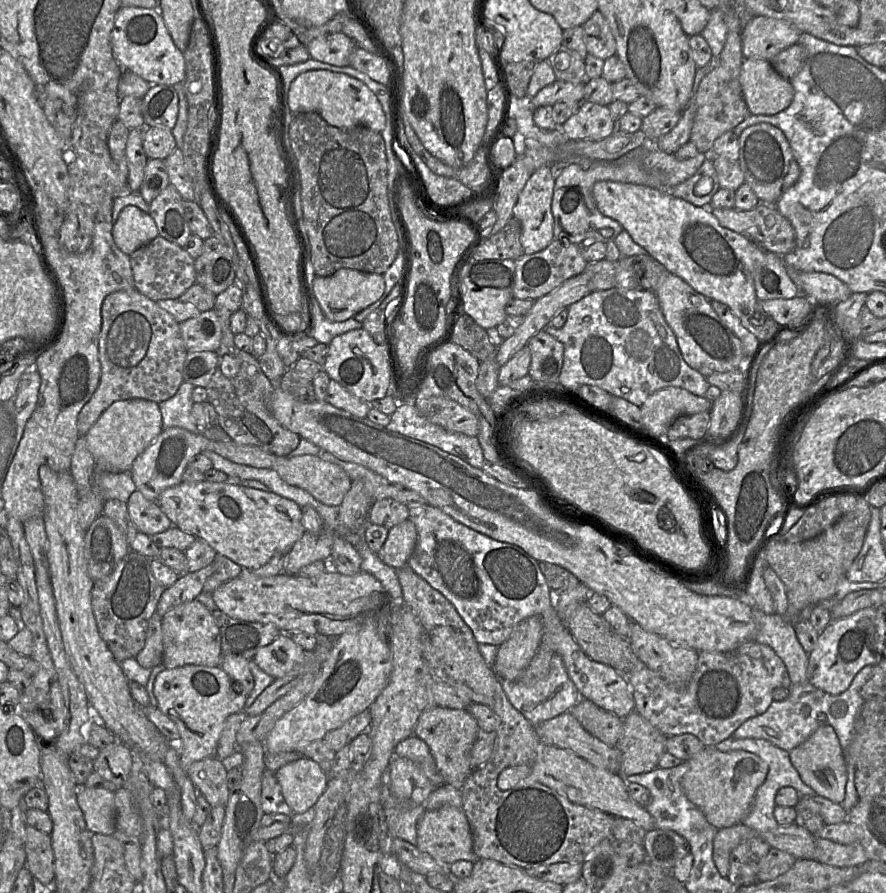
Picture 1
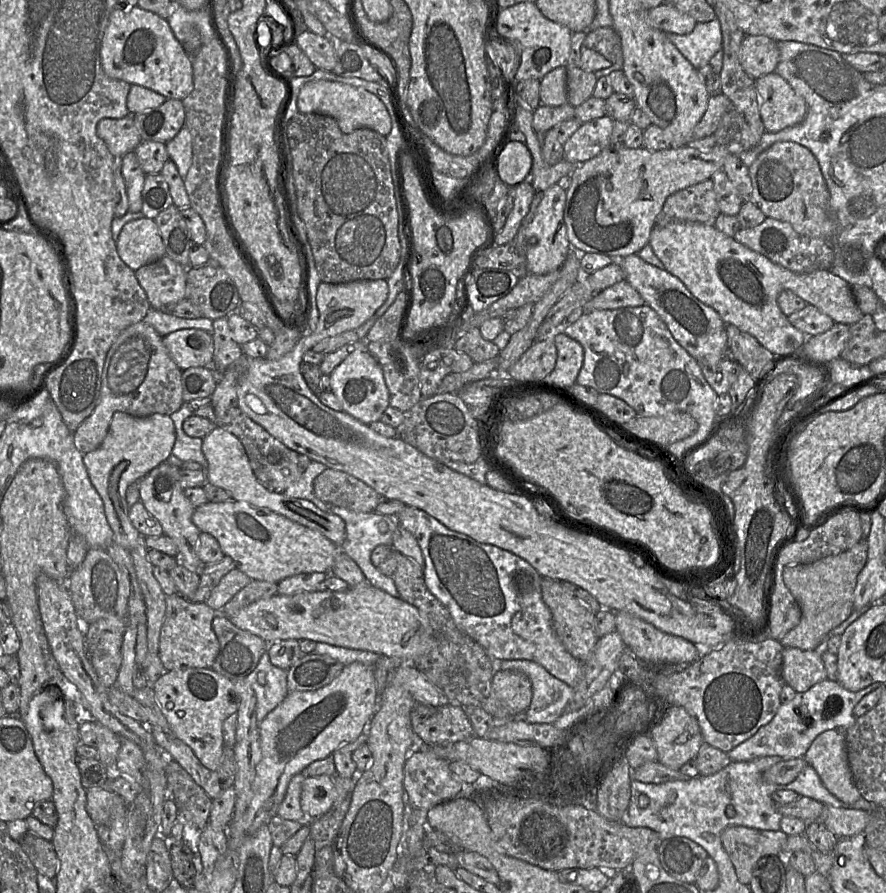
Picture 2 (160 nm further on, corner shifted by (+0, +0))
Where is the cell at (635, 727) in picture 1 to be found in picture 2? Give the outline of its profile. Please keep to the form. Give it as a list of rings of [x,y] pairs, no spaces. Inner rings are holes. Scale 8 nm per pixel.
[[[675,706],[652,730],[650,738],[657,750],[656,762],[672,770],[694,760],[704,743],[697,720],[684,708]]]

